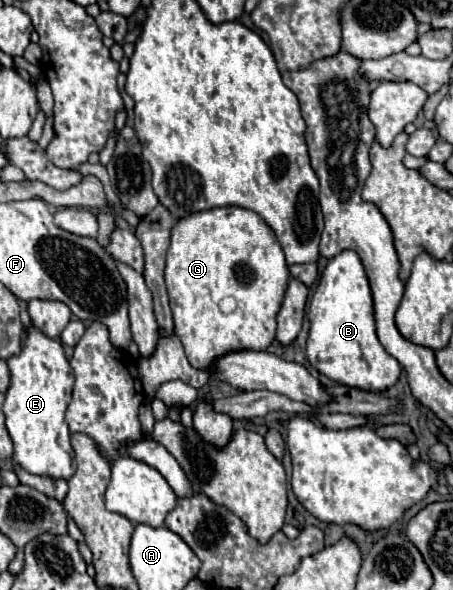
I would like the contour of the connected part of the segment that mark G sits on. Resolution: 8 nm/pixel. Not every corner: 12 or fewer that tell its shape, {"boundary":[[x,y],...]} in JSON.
{"boundary":[[238,206],[172,228],[166,286],[210,372],[276,336],[284,252]]}

